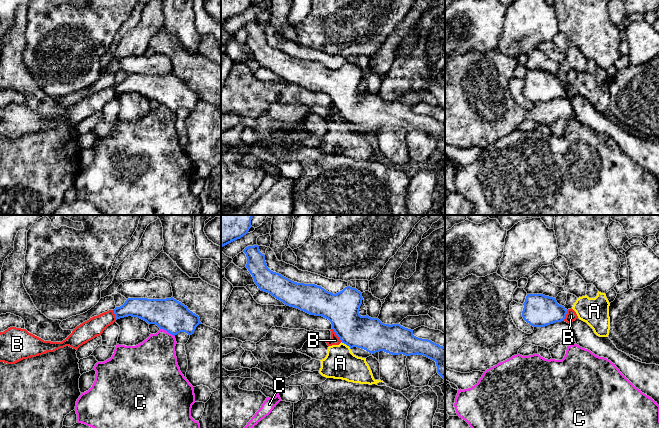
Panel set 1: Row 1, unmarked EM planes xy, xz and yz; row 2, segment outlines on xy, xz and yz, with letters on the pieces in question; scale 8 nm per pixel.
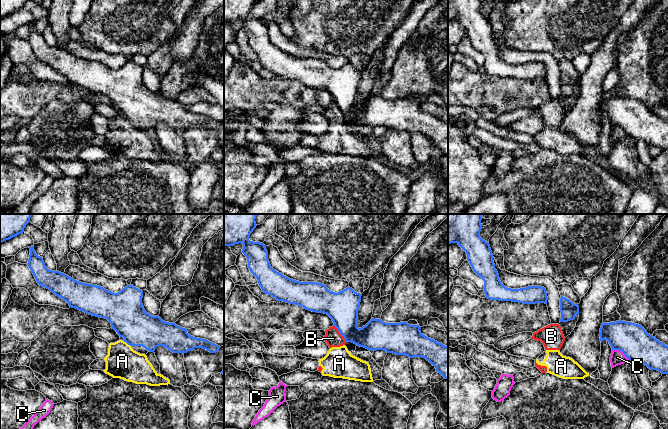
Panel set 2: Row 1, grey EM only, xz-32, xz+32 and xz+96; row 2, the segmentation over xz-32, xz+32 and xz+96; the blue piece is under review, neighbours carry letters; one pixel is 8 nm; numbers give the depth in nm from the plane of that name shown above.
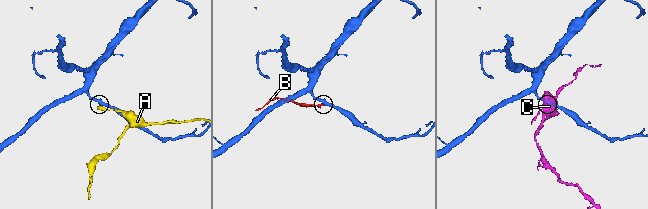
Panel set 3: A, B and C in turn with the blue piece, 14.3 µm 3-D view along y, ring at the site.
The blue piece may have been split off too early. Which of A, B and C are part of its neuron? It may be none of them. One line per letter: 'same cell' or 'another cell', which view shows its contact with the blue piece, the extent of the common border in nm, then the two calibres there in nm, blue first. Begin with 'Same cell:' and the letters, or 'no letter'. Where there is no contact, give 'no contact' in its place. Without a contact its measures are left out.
Same cell: no letter
A: another cell; contact in xz; length 100 nm; calibres 260 and 260 nm
B: another cell; contact in xz; length 130 nm; calibres 280 and 80 nm
C: another cell; contact in xy; length 140 nm; calibres 260 and 340 nm

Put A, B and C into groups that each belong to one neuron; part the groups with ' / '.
A B / C

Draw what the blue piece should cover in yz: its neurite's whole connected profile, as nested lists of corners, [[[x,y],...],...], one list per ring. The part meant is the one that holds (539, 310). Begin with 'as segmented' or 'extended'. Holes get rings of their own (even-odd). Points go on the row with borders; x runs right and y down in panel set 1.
as segmented | [[[527,294],[522,311],[523,319],[533,327],[545,327],[547,325],[564,321],[567,309],[559,305],[555,298],[543,294]]]

